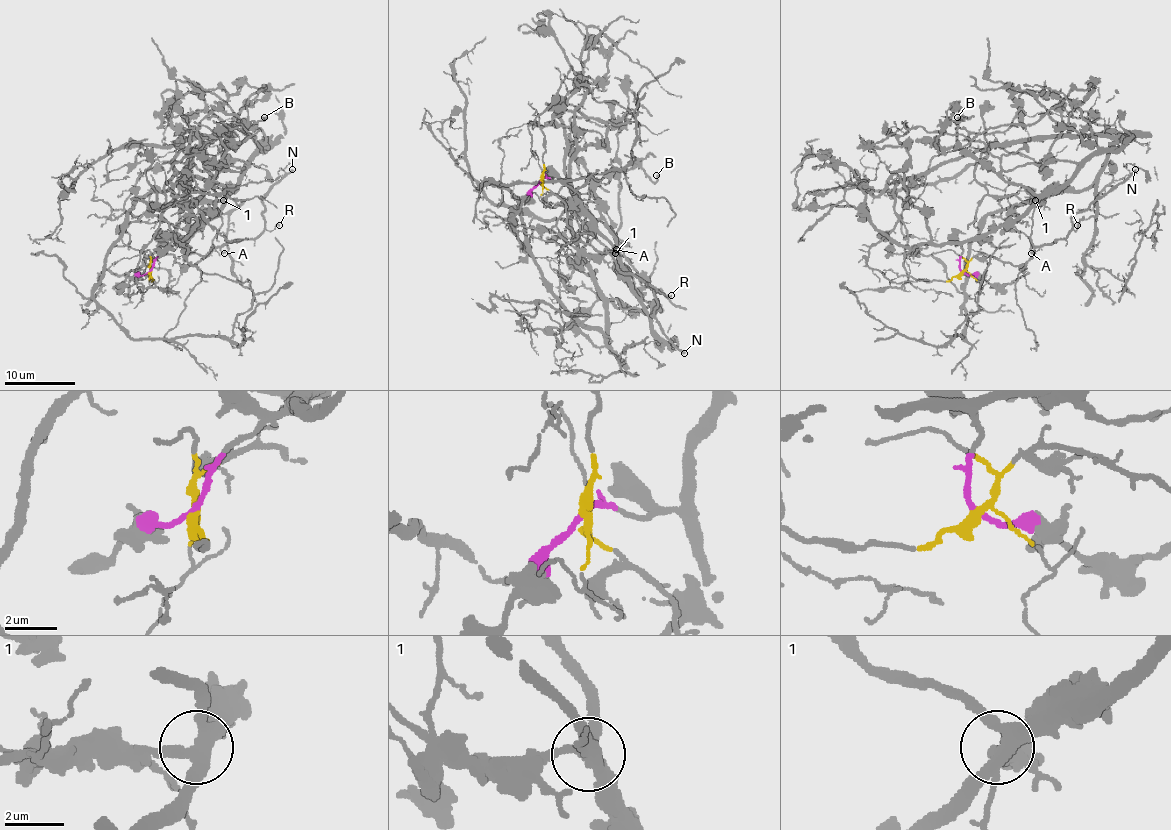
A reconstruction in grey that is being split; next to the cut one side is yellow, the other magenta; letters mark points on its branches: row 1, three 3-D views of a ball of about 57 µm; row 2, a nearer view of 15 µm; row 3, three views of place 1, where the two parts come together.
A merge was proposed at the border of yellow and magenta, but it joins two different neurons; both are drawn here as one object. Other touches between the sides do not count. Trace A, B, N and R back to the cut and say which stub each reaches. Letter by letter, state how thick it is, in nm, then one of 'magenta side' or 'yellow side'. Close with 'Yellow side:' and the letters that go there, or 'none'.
A: 120 nm thick; yellow side
B: 140 nm thick; magenta side
N: 240 nm thick; yellow side
R: 140 nm thick; yellow side
Yellow side: A, N, R

